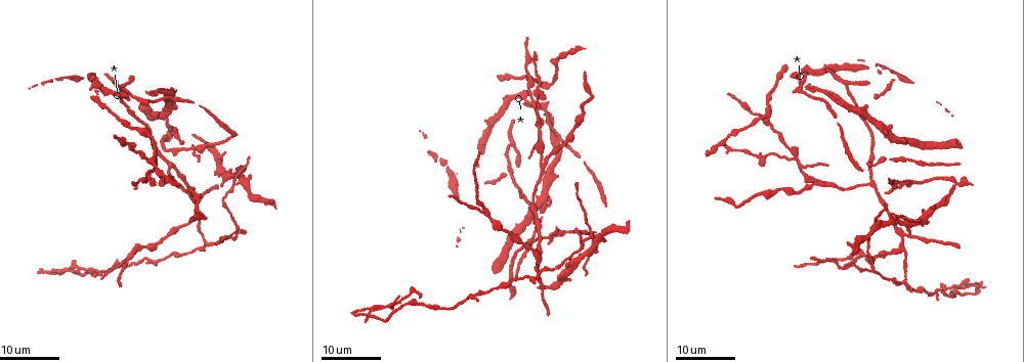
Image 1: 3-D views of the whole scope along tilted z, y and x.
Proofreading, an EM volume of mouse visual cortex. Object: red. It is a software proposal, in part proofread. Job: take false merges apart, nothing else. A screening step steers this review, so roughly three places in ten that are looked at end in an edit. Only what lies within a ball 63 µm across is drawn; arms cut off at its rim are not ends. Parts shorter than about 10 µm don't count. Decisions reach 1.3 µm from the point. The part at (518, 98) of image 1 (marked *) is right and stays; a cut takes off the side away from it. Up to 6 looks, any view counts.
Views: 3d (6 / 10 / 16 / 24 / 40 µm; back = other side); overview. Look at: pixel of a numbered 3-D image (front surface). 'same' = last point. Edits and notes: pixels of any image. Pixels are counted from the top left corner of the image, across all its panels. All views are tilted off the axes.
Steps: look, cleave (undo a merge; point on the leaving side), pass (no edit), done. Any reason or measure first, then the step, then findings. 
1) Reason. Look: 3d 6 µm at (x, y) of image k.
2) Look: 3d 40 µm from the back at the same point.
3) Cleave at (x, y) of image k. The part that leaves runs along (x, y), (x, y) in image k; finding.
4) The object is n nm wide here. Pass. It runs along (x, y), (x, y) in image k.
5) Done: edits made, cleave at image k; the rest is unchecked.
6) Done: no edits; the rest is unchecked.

Look: 3d 24 µm at (797, 156) of image 1.

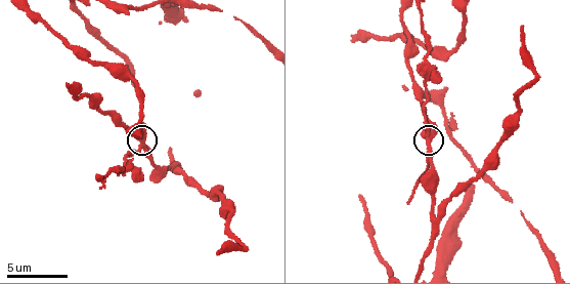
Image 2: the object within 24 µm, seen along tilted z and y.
Look: 3d 10 µm at (140, 141) of image 2.

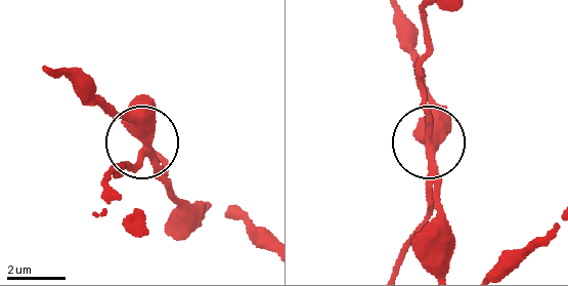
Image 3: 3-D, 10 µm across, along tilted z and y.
3 arms meet here. Cleave at (136, 162) of image 3. The part that leaves runs along (427, 162), (426, 15) in image 3; two neurons meet here.

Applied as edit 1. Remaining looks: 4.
Arms part here. Look: 3d 24 µm at (871, 184) of image 1.

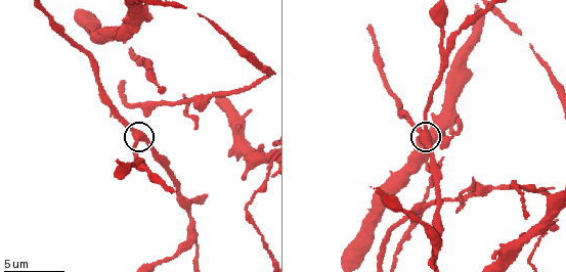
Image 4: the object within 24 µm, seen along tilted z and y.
Look: 3d 6 µm at (137, 139) of image 4.

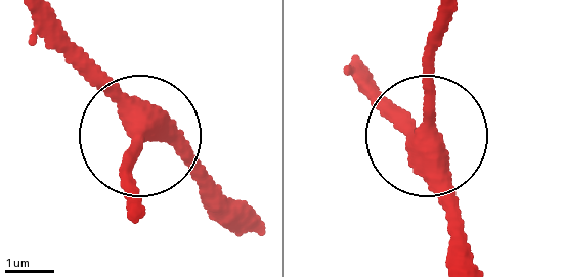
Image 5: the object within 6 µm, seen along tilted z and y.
The object is 350 nm wide here. Pass. It runs along (34, 13), (50, 48), (133, 126), (124, 177) in image 5; all the same neuron.

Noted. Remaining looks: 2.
Three-way junction. Look: 3d 24 µm at (901, 282) of image 1.

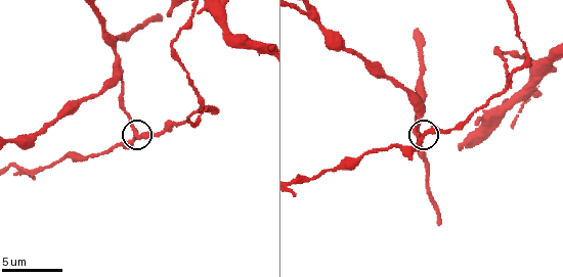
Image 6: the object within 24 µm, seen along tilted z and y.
Look: 3d 6 µm at (422, 134) of image 6.

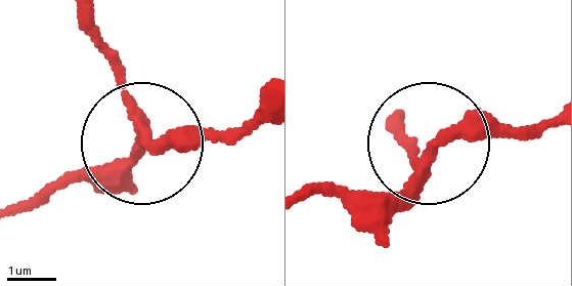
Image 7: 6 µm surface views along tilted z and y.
Cleave at (136, 153) of image 7. The part that leaves runs along (127, 98), (128, 151), (23, 200) in image 7; two neurons meet here.

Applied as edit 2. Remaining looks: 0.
Done: edits made, cleave at image 3, cleave at image 7; the rest is unchecked.

